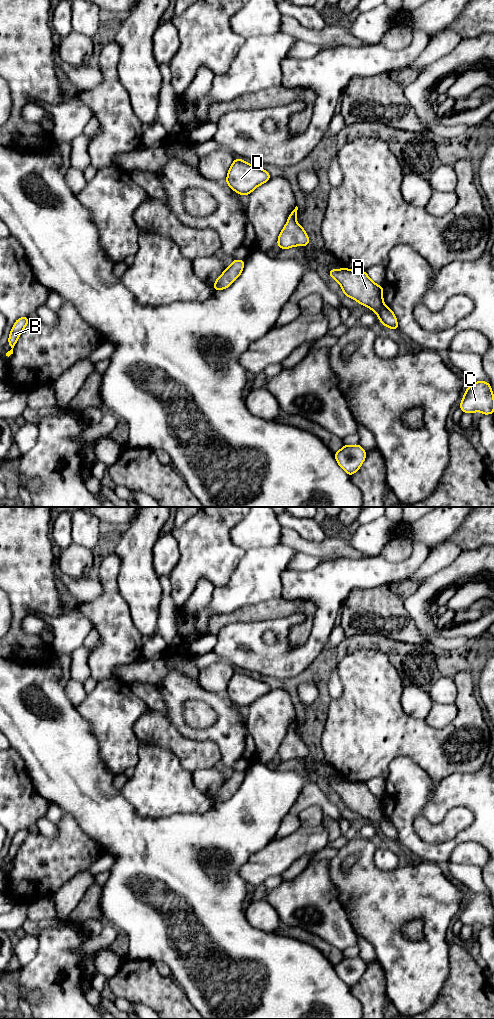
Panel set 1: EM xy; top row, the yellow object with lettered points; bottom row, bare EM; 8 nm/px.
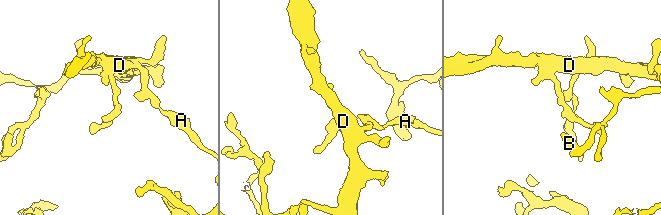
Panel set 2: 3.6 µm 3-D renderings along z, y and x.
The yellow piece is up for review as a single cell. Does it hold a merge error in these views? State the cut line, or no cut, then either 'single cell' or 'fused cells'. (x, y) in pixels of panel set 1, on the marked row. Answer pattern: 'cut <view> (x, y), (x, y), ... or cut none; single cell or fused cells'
cut xy (384, 305), (376, 313); fused cells

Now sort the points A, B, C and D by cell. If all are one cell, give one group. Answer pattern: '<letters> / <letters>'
A B D / C

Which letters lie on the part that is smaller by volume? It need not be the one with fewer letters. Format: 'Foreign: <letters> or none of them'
Foreign: C

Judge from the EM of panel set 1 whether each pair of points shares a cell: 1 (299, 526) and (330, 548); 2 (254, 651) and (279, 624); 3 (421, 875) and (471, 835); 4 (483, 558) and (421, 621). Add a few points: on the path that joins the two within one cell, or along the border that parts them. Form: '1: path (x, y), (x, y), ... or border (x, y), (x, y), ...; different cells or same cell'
1: border (298, 533), (307, 540), (322, 541), (326, 537); different cells
2: path (254, 642), (254, 638), (266, 626), (270, 625); same cell
3: border (423, 860), (437, 864); different cells
4: path (463, 568), (447, 576), (422, 601); same cell

